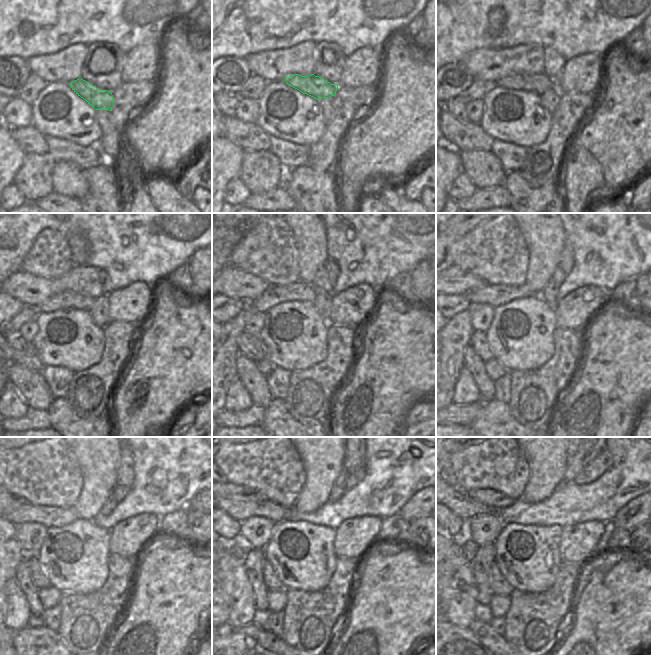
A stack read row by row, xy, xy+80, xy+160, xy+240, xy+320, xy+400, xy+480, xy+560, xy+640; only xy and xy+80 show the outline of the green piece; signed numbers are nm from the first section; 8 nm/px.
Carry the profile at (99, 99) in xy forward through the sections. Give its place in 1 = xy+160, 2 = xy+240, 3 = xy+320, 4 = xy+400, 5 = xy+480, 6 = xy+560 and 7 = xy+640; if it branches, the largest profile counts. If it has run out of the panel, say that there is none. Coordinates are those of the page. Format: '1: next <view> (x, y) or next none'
1: next xy+160 (539, 83)
2: next xy+240 (65, 300)
3: next xy+320 (273, 295)
4: next xy+400 (494, 296)
5: next xy+480 (50, 516)
6: next xy+560 (240, 511)
7: next xy+640 (464, 507)

